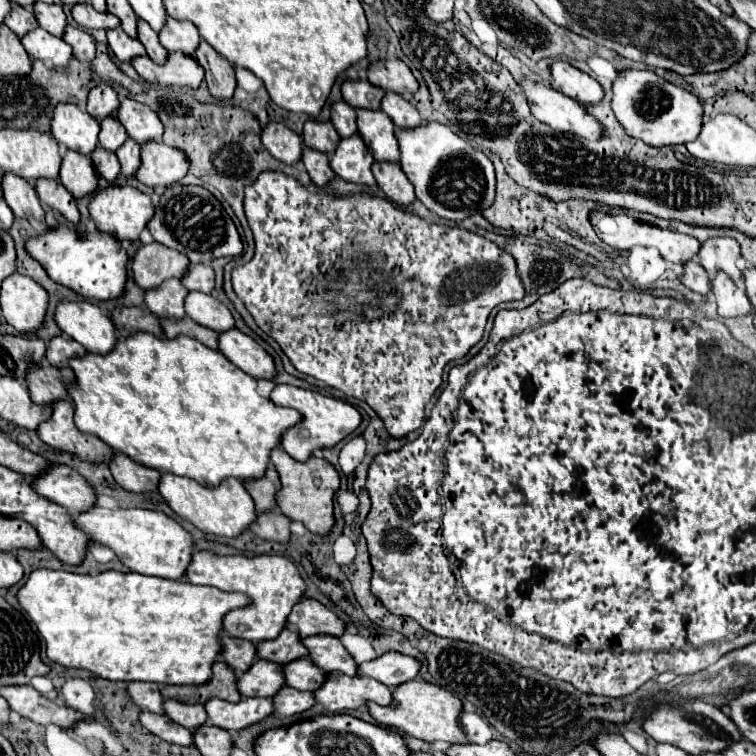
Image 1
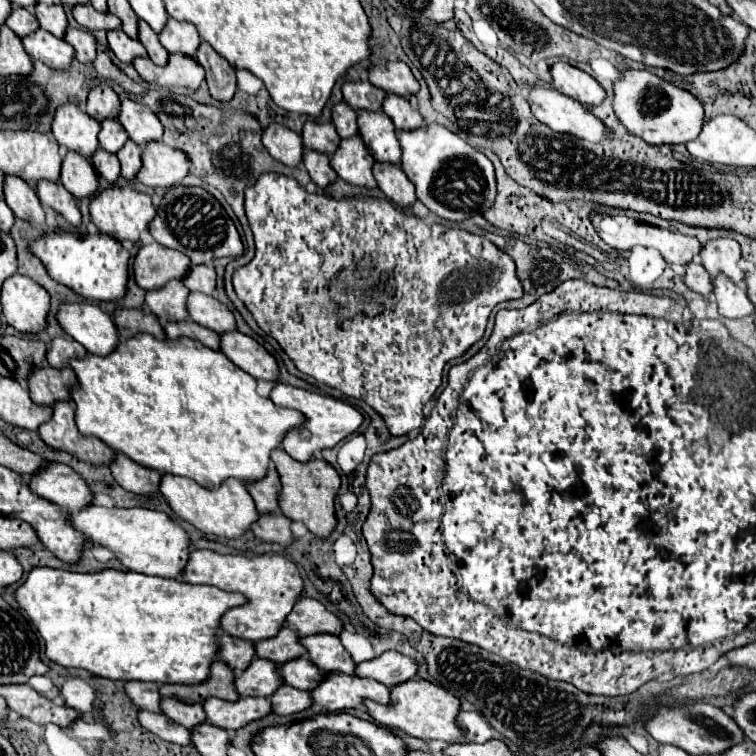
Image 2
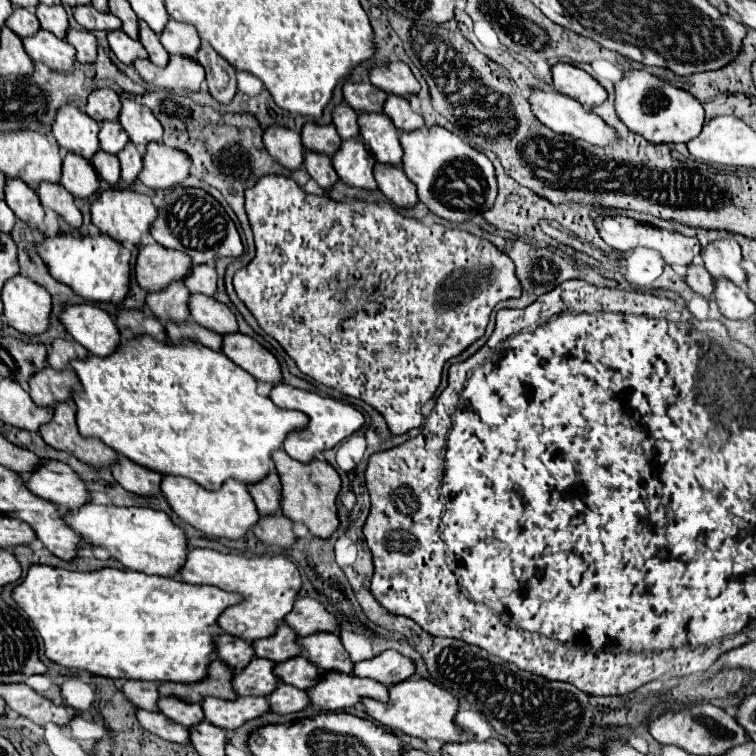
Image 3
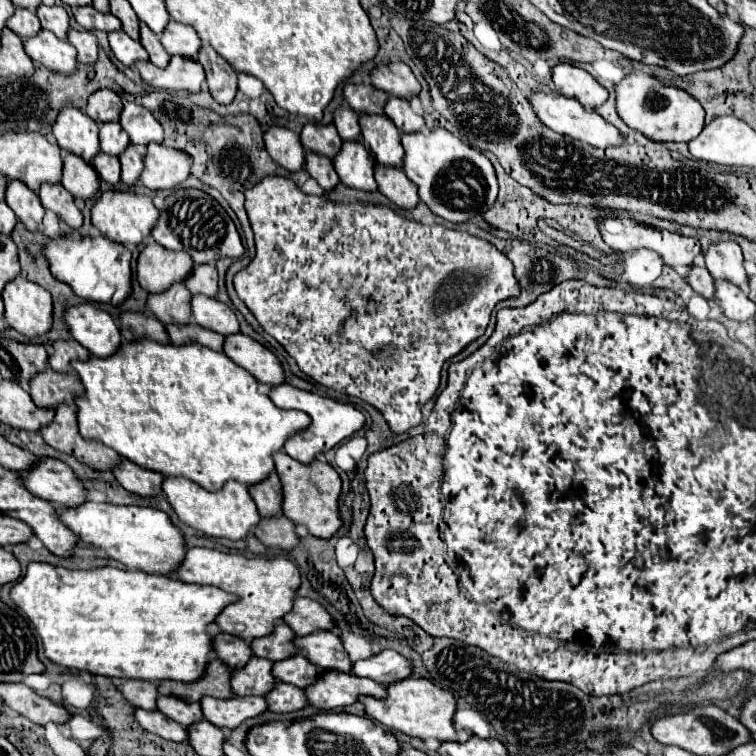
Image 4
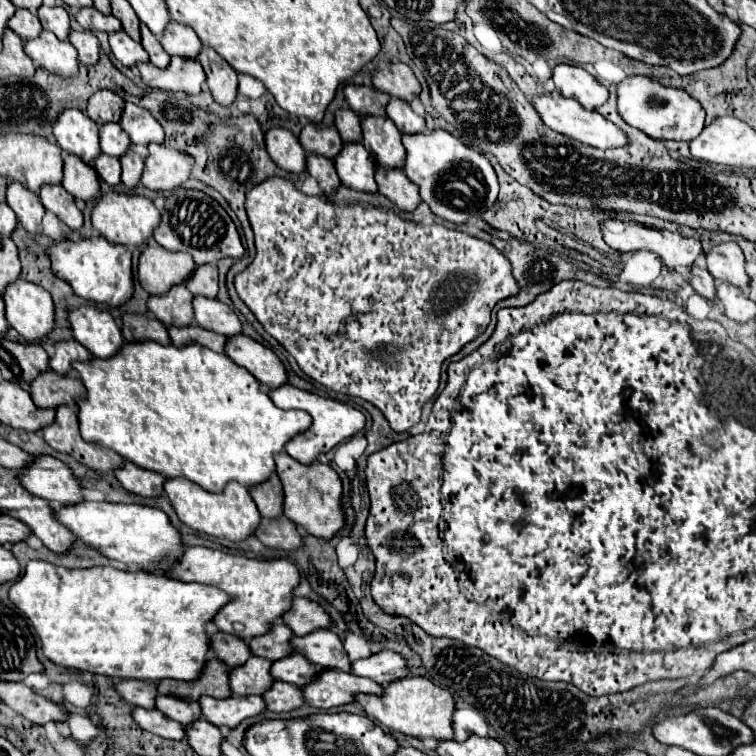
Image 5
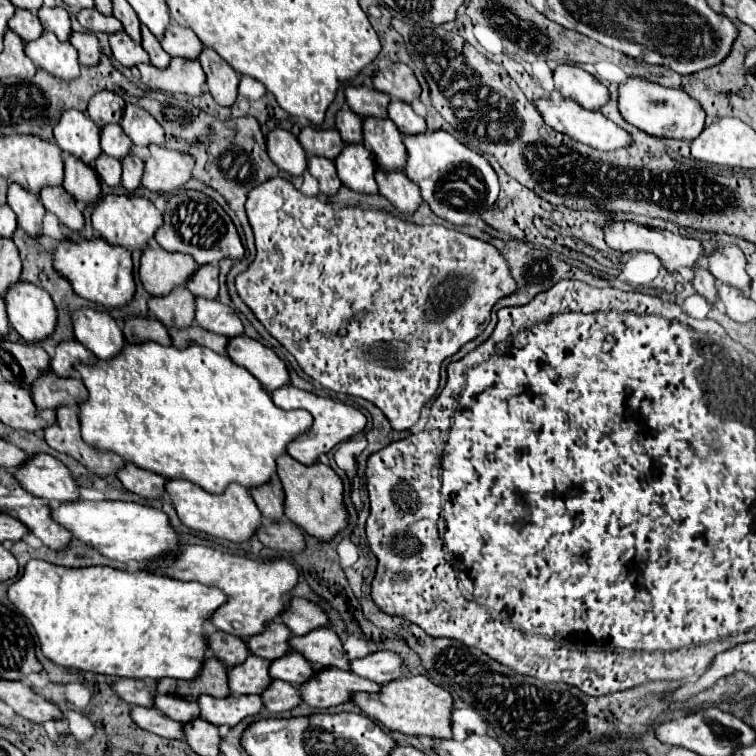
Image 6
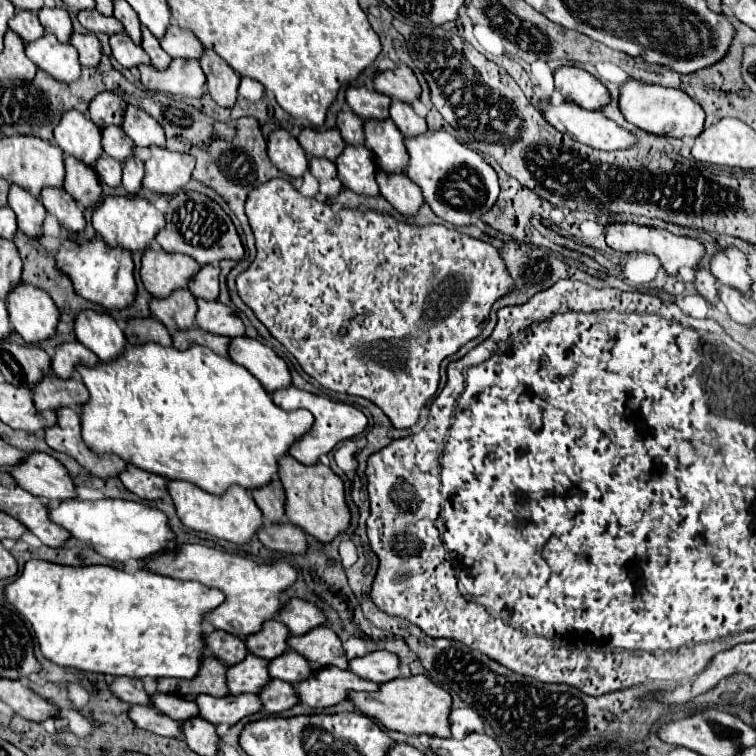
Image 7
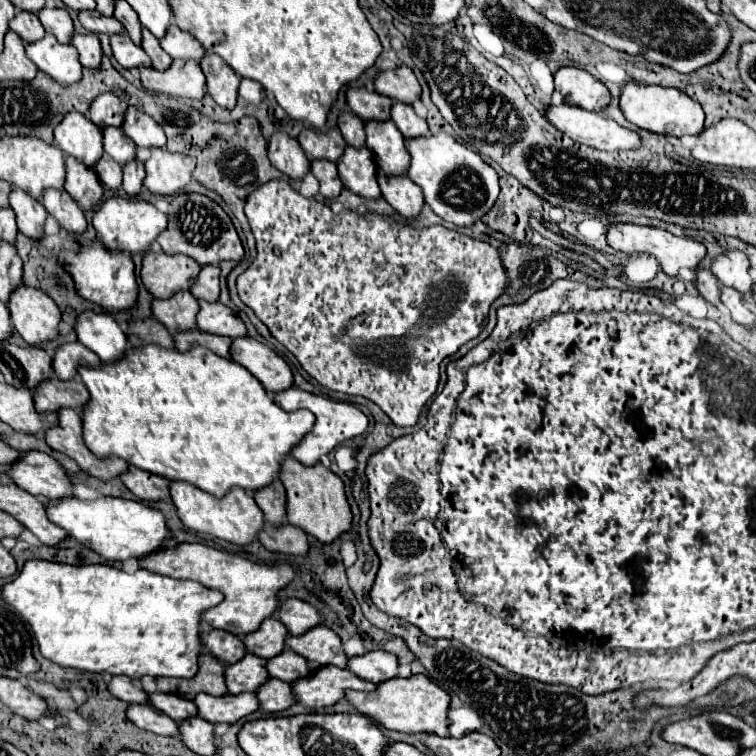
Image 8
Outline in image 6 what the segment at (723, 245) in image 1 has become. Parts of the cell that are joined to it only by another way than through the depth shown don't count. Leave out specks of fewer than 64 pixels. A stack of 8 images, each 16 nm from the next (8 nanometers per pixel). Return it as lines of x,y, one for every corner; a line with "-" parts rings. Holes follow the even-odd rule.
726,244
722,248
718,248
712,256
710,256
710,266
708,270
712,272
712,276
716,280
720,280
722,284
740,288
742,292
748,292
752,278
746,272
746,256
744,252
734,246
734,244

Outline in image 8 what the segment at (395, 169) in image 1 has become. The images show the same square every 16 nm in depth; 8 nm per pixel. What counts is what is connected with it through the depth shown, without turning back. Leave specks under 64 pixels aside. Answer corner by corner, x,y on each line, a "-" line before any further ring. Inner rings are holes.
378,174
378,184
382,190
384,200
406,220
418,218
424,208
424,196
408,176
396,176
388,178
386,174

